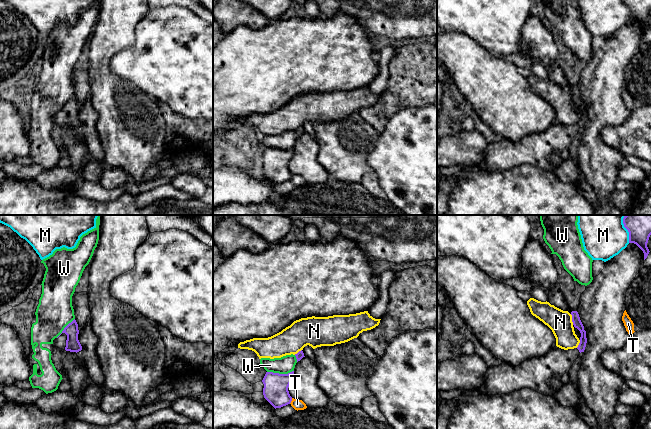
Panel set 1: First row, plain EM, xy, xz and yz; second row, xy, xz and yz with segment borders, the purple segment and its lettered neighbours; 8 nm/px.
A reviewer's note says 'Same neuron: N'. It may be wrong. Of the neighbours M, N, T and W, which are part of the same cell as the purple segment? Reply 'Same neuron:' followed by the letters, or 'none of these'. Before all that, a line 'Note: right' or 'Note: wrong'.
Note: wrong
Same neuron: none of these

